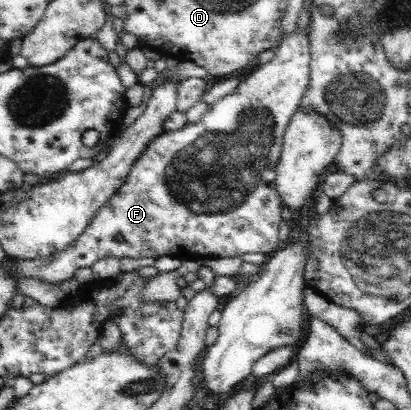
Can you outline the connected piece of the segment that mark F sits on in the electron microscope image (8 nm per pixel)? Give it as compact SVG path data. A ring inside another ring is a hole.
M296 27L291 33L285 35L275 49L273 58L267 63L261 64L228 95L222 97L213 105L209 105L208 111L199 121L194 123L187 122L182 129L157 135L157 138L154 138L152 143L149 143L141 151L141 155L138 155L137 159L133 161L133 165L129 167L129 173L125 175L125 181L117 187L117 191L113 191L113 195L109 195L109 199L105 199L105 205L97 207L97 213L93 215L89 225L85 225L81 235L77 235L75 241L65 245L61 251L57 251L57 253L53 253L49 257L19 260L16 263L16 273L23 278L32 277L48 283L60 283L65 281L65 279L71 280L75 271L80 267L91 267L95 261L105 259L105 257L117 257L119 259L154 257L157 259L163 256L171 256L181 261L203 261L218 257L239 257L246 253L264 253L269 256L275 252L276 248L282 245L278 231L279 223L282 221L281 211L283 211L283 204L279 200L279 194L274 191L275 163L279 159L289 122L293 114L298 110L297 107L301 101L301 96L305 93L309 81L310 53L308 31L309 27Z

